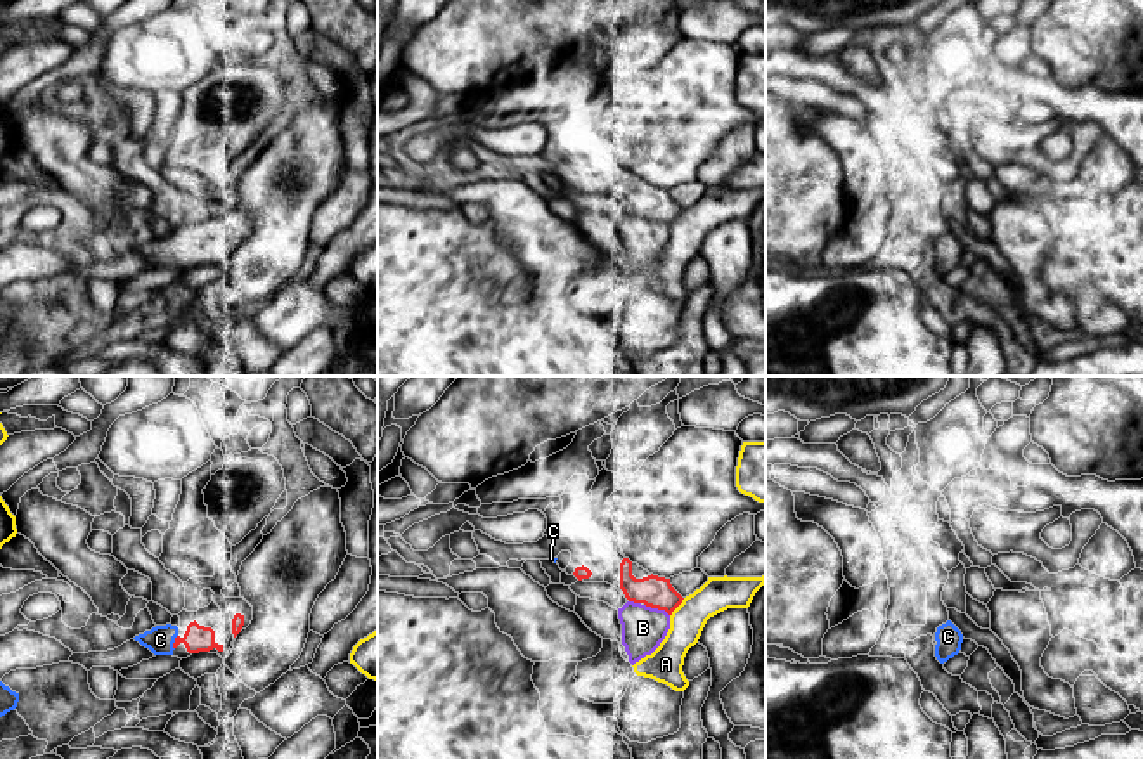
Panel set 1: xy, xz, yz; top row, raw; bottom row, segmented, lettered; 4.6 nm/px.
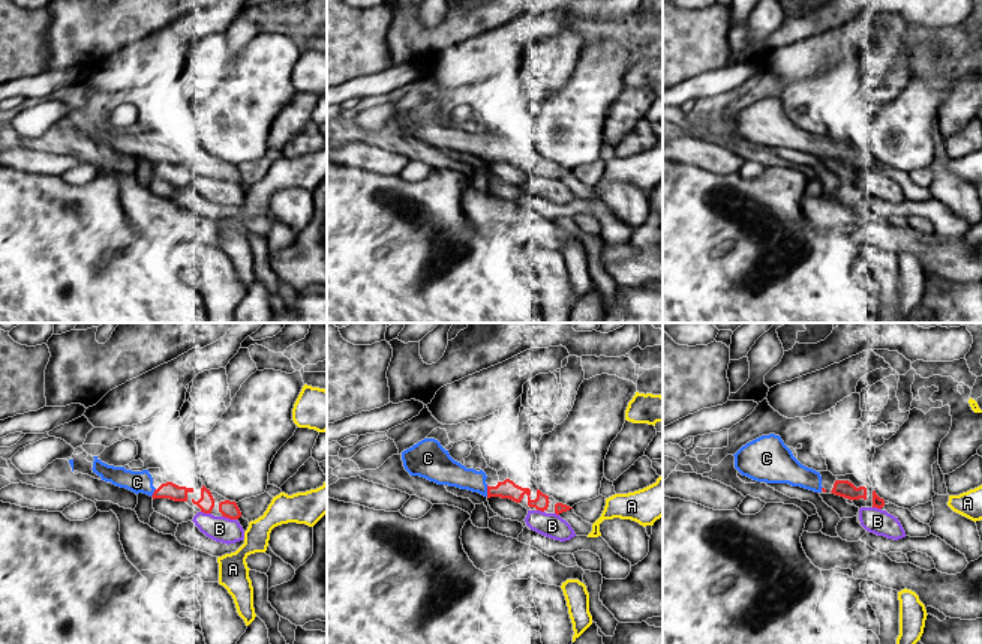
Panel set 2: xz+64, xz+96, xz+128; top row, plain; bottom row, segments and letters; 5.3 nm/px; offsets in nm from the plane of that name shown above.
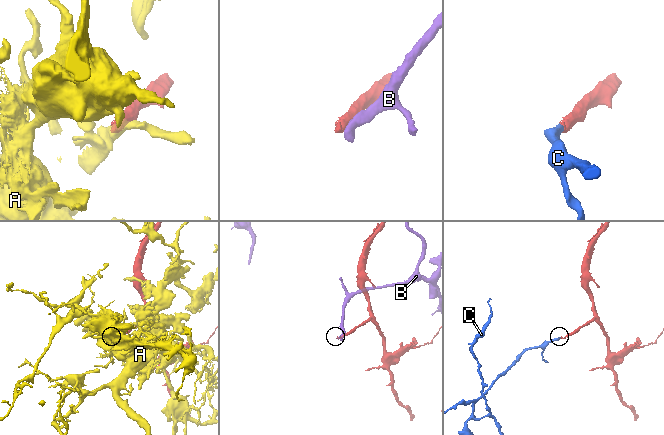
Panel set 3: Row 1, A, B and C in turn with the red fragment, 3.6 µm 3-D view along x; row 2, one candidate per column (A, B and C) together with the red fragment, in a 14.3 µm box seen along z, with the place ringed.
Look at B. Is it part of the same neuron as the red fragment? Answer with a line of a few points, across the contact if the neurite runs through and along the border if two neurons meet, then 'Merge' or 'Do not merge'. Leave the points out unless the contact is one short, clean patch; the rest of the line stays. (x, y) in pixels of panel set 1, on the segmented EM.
Line: xz (645, 603), (662, 609), (669, 616). Do not merge

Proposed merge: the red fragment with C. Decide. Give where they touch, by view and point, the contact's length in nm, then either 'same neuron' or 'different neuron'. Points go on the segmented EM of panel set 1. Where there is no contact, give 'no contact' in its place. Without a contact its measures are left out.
meets red in xy at (175, 642); contact 70 nm long; same neuron

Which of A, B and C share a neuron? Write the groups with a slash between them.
A / B / C

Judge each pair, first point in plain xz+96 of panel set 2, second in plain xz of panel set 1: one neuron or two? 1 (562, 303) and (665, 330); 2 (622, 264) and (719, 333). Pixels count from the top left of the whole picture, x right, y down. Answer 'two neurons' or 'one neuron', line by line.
1: one neuron
2: two neurons

